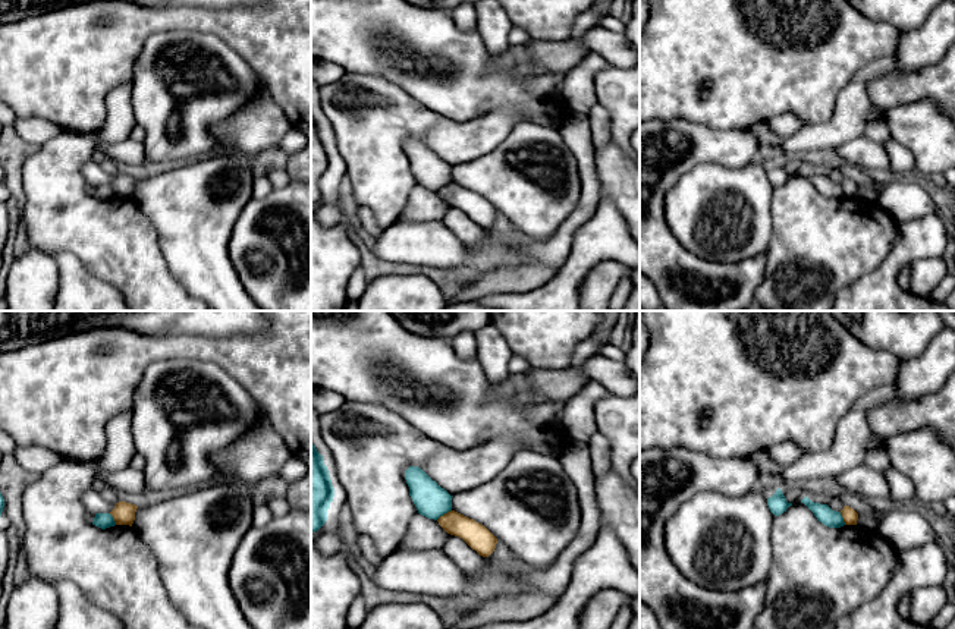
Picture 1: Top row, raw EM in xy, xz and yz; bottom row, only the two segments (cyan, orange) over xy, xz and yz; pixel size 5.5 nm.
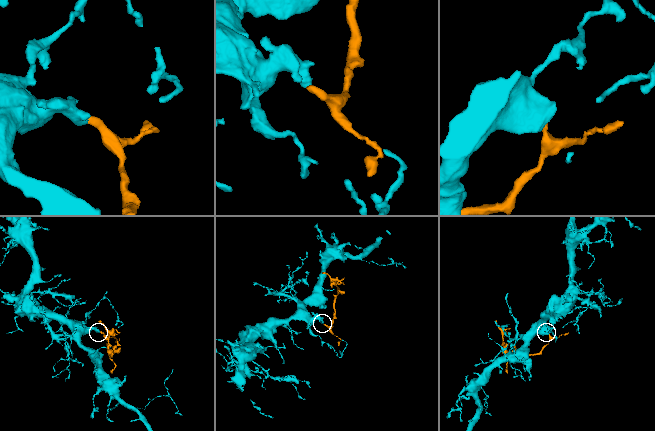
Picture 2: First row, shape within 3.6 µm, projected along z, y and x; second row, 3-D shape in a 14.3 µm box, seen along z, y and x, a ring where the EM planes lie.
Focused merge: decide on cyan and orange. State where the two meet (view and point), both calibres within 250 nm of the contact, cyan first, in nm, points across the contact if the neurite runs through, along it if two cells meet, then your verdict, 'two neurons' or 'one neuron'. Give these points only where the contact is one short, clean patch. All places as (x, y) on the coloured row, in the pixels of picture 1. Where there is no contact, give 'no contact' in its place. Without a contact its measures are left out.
xz (443, 513) | 180/140 nm | along xz (451, 509), (436, 519) | two neurons

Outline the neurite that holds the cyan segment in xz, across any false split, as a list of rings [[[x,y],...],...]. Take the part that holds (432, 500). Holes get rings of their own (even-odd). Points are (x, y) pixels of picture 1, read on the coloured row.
[[[409,466],[405,471],[409,496],[420,515],[437,521],[452,510],[452,497],[433,481],[421,468]]]

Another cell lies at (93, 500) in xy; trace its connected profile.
[[[92,487],[82,493],[82,503],[88,513],[110,513],[116,506],[104,500],[101,493]]]

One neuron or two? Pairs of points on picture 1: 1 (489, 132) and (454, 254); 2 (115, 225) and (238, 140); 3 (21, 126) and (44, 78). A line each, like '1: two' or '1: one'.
1: two
2: two
3: two

